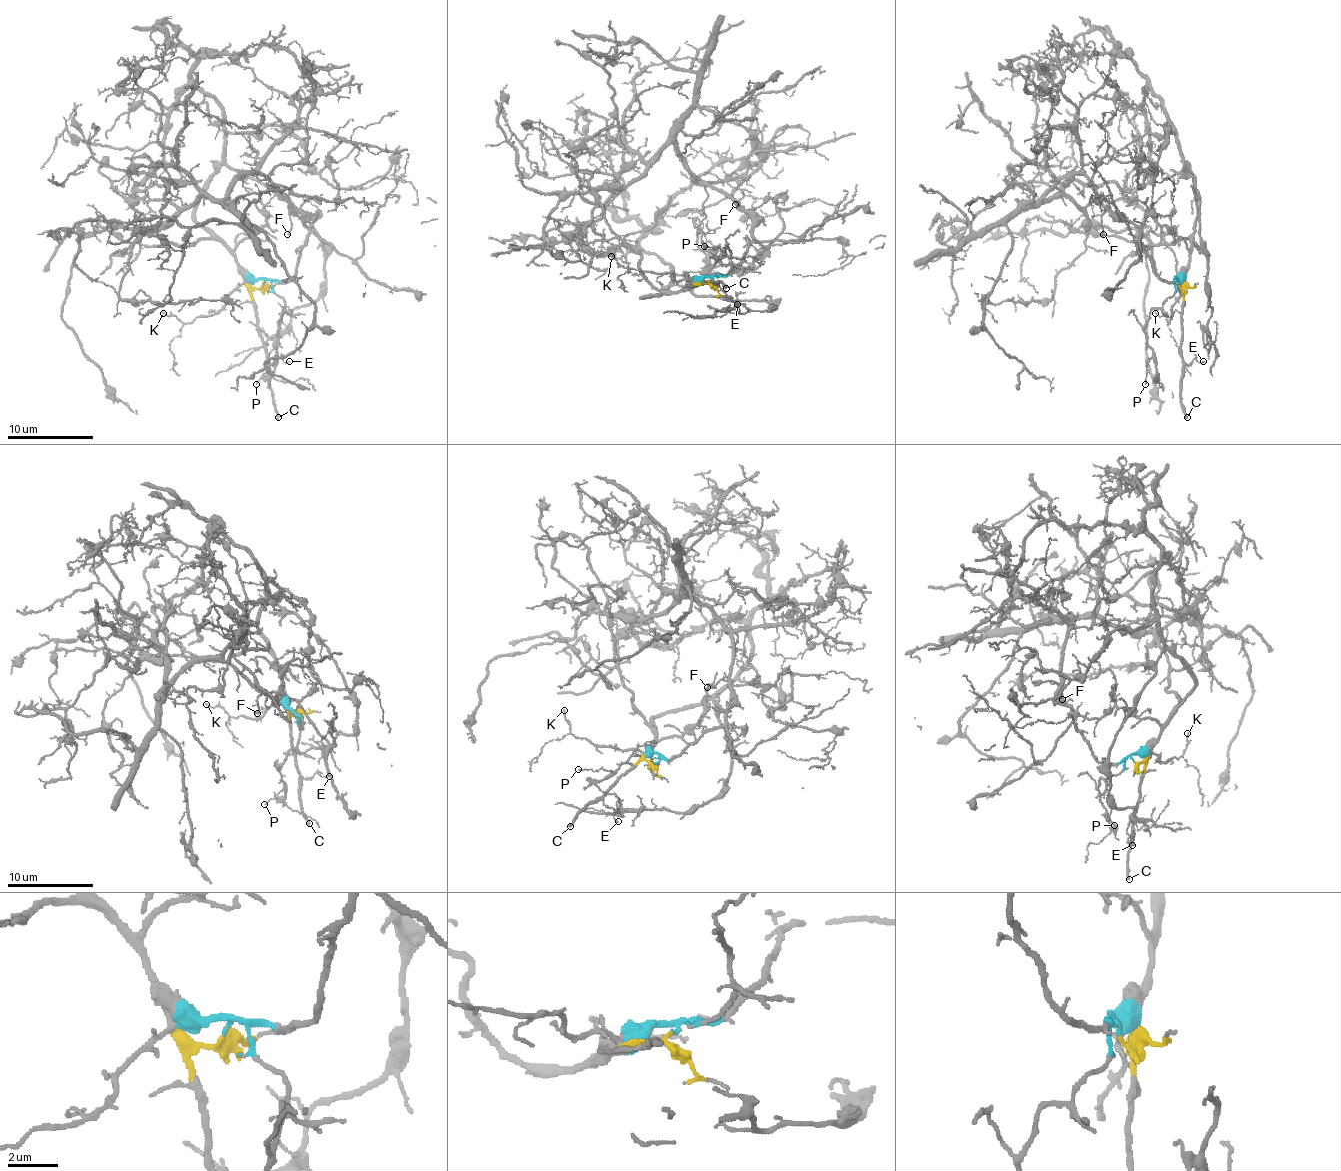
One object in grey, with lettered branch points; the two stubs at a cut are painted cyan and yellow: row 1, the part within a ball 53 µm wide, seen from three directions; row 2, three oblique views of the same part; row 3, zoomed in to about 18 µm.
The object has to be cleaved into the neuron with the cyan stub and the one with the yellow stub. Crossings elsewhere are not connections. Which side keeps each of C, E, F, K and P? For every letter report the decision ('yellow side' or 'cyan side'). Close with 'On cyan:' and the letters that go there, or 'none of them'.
C: yellow side
E: yellow side
F: cyan side
K: cyan side
P: cyan side
On cyan: F, K, P

